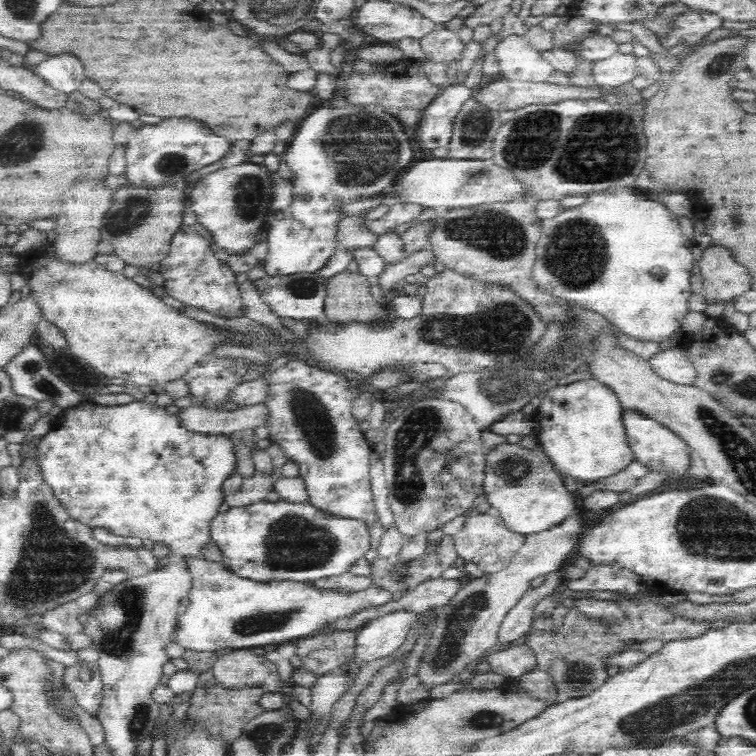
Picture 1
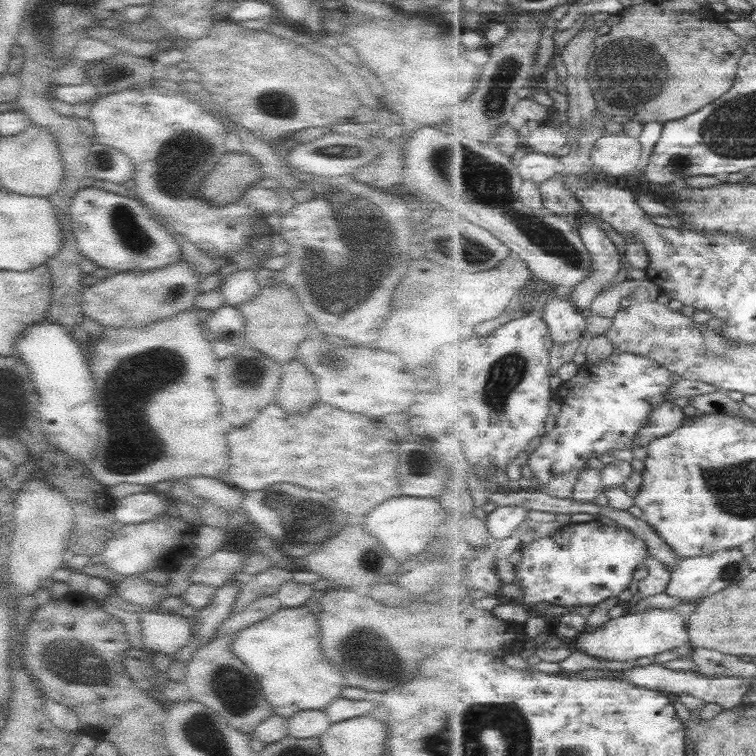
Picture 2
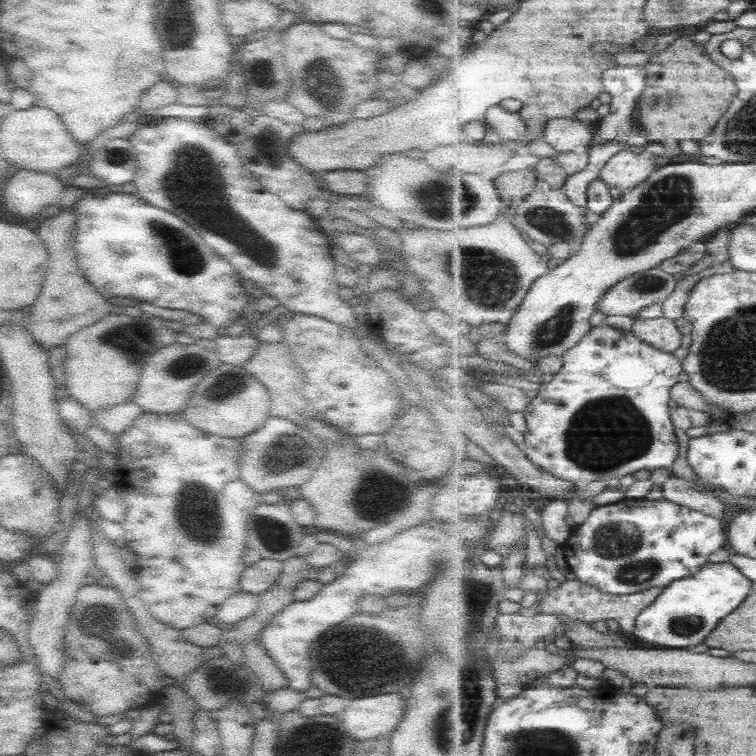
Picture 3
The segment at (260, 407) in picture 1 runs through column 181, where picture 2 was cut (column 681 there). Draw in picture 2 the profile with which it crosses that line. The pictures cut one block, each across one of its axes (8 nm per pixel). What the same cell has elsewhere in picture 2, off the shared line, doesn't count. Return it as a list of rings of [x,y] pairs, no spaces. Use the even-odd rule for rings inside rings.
[[[665,401],[665,403],[653,409],[653,412],[647,417],[647,423],[637,431],[637,439],[635,439],[635,447],[646,446],[656,438],[663,438],[681,428],[683,423],[687,421],[685,412],[682,412],[681,406],[677,406],[673,401]]]

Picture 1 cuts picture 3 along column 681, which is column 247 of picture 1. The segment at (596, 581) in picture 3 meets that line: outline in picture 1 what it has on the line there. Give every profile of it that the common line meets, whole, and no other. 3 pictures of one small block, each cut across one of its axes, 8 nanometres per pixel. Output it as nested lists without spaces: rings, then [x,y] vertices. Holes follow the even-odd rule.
[[[262,501],[229,508],[210,520],[210,539],[222,553],[220,563],[232,574],[256,582],[292,581],[312,586],[321,578],[338,576],[370,549],[368,525],[332,517],[310,503]]]

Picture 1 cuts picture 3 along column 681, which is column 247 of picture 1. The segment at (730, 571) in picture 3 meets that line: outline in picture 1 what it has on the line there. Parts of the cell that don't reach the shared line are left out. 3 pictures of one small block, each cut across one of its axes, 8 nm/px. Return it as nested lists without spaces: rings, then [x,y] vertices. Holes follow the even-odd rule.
[[[184,556],[183,561],[190,571],[192,586],[188,592],[188,608],[179,614],[172,640],[194,652],[252,649],[312,637],[322,632],[326,622],[348,618],[368,606],[382,607],[393,596],[374,585],[357,593],[337,593],[292,581],[256,582],[238,577],[222,563],[202,557]]]

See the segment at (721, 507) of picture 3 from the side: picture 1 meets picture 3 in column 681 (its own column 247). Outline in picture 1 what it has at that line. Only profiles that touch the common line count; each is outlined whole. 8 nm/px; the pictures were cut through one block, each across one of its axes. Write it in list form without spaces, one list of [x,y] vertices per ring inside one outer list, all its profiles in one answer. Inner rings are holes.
[[[255,472],[250,478],[245,478],[240,490],[223,494],[223,499],[229,508],[250,505],[264,501],[268,492],[274,490],[275,481],[267,472]]]

